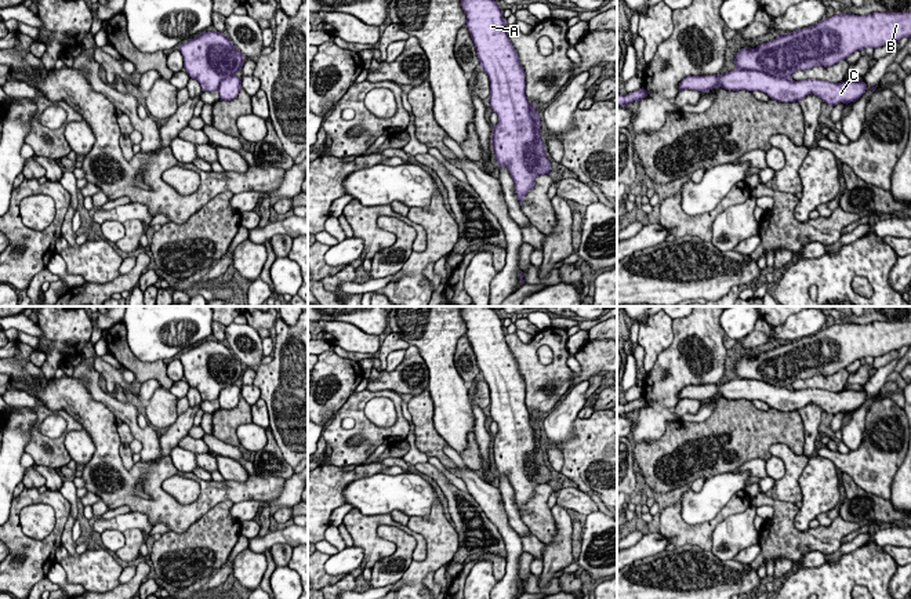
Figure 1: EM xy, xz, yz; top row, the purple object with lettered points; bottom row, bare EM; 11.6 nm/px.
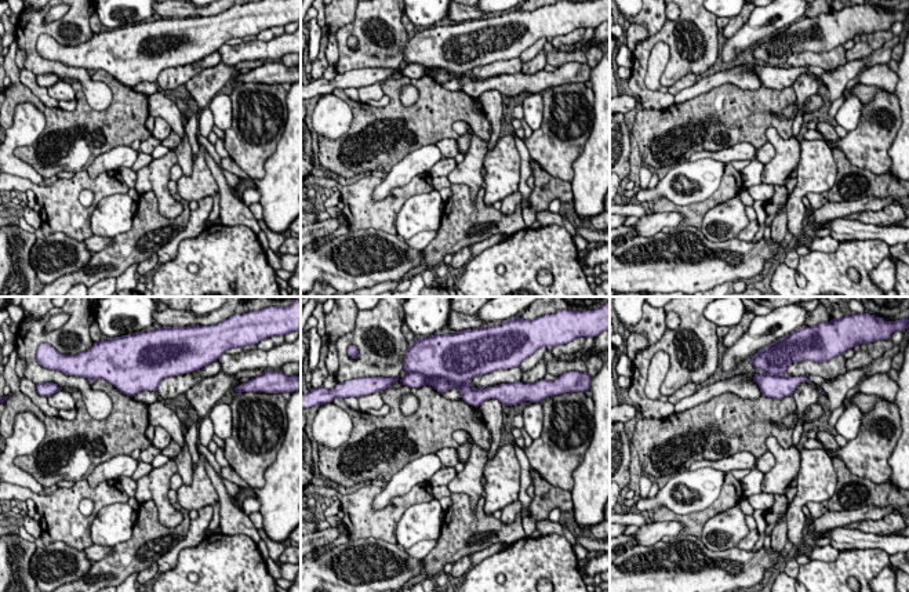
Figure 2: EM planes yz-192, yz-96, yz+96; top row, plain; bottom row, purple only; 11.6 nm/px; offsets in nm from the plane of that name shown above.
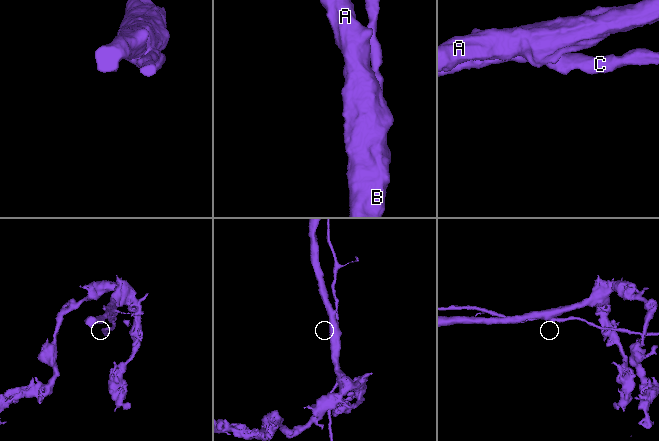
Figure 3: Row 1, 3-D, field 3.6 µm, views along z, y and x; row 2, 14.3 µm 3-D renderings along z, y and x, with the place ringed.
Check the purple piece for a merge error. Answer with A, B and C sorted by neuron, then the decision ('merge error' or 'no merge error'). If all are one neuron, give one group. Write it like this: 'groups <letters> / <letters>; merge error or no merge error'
groups A B C; no merge error

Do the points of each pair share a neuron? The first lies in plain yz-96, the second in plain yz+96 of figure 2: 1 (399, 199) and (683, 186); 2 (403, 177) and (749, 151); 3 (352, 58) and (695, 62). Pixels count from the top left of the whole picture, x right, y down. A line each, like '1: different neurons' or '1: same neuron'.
1: different neurons
2: different neurons
3: same neuron

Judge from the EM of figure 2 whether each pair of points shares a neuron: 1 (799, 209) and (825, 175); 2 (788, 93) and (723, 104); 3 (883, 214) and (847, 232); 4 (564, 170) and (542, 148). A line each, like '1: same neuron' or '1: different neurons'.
1: same neuron
2: same neuron
3: different neurons
4: same neuron

